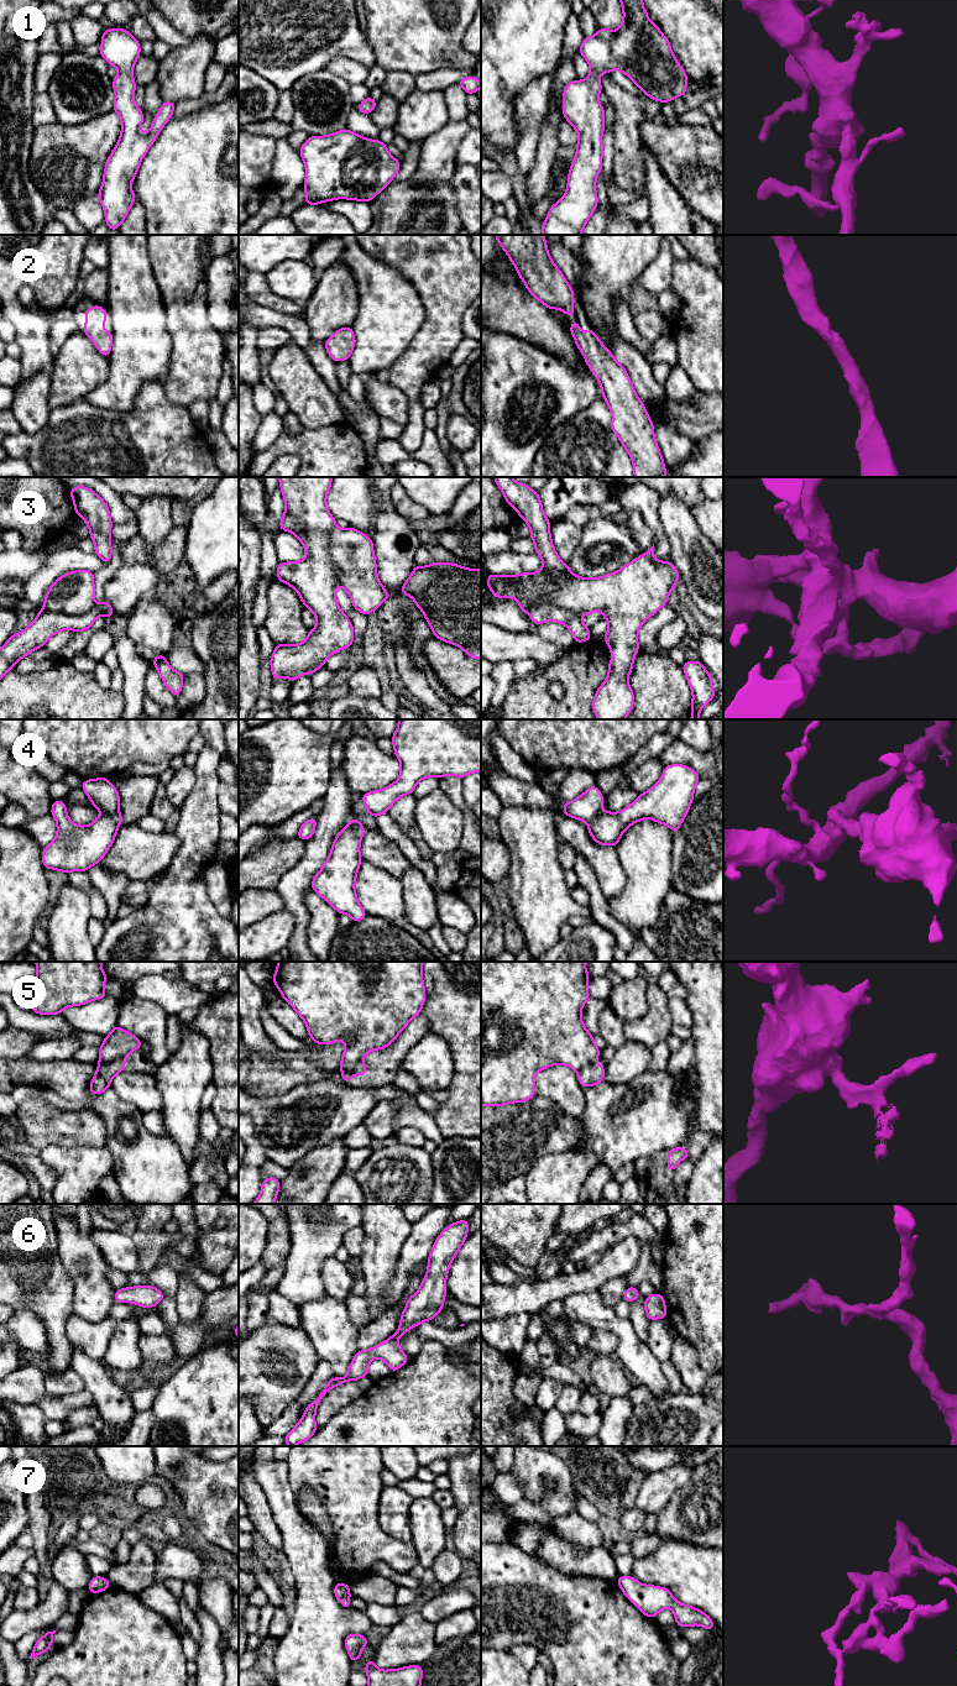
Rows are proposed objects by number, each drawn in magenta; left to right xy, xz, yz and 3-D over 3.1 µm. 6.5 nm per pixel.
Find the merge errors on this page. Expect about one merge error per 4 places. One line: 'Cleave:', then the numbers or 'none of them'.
Cleave: 4, 5

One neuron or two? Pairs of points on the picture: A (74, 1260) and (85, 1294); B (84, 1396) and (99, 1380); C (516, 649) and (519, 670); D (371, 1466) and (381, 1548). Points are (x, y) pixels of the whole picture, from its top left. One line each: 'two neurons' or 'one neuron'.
A: one neuron
B: two neurons
C: two neurons
D: one neuron

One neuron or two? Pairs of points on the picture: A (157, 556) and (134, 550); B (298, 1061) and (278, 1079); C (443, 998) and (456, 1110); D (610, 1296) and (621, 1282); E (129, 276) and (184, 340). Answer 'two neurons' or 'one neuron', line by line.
A: one neuron
B: one neuron
C: one neuron
D: one neuron
E: two neurons

